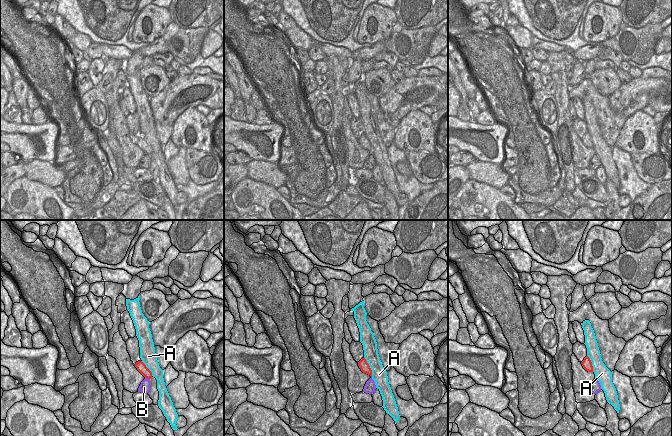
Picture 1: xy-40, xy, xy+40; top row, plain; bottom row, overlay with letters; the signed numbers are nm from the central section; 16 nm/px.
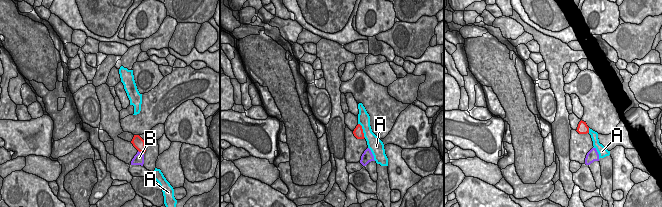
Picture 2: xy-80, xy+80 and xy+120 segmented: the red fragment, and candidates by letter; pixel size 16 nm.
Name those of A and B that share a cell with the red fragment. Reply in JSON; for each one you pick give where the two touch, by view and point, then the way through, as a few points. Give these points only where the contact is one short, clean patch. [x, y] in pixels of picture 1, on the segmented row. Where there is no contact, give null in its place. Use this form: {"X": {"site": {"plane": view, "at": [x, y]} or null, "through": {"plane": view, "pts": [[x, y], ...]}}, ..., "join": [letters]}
{"join": []}

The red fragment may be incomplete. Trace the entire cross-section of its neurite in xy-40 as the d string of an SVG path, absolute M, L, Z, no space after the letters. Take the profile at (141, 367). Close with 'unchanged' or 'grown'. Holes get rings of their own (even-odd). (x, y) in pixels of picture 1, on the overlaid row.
M142 361L136 362L135 367L145 378L151 379L152 372L146 367L146 365Z | unchanged

